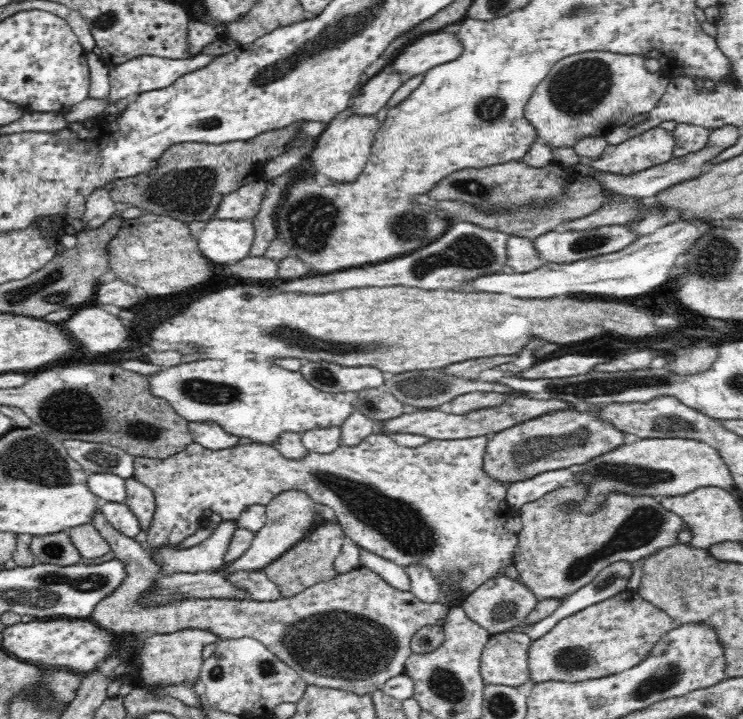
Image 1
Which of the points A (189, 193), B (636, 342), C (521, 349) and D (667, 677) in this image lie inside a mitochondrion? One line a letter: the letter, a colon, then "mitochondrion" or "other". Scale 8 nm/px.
A: mitochondrion
B: other
C: other
D: mitochondrion

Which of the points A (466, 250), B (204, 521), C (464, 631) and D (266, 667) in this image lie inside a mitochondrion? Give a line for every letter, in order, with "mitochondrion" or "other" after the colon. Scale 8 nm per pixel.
A: mitochondrion
B: other
C: other
D: mitochondrion

